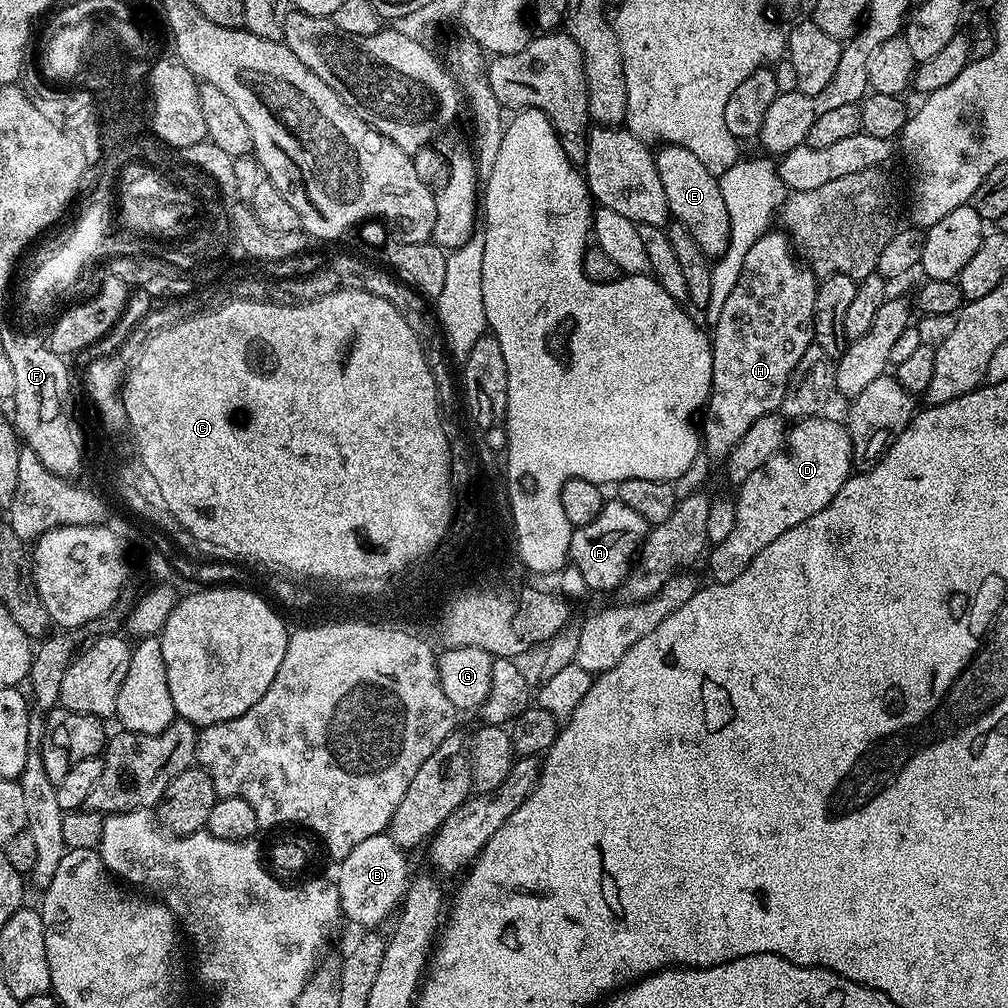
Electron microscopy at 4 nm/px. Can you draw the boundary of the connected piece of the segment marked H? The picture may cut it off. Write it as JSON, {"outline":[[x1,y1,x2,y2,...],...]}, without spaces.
{"outline":[[769,230,758,238,758,242,754,242,754,246,750,246,749,252,746,253,746,262,742,266,742,274,738,274,738,282,734,282,734,290,730,290,730,298,726,298,726,306,722,306,722,314,718,314,718,318,714,321,713,328,716,329,711,329,710,332,712,342,712,392,708,396,706,405,708,417,704,420,704,432,702,428,702,452,709,461,727,461,728,455,734,450,734,446,738,446,739,440,742,439,742,434,746,434,746,430,750,430,750,426,754,426,754,422,758,422,758,418,779,409,782,398,786,394,786,382,790,378,794,366,798,366,798,358,802,358,802,354,806,354,808,347,814,343,814,302,816,301,817,287,818,278,816,274,811,268,802,267,791,240,783,231]]}

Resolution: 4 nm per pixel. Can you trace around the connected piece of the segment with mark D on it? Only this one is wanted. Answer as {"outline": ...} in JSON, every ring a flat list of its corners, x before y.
{"outline":[[819,415,793,423,786,436,786,447,775,456,771,456,761,468,750,474,750,478,746,478,744,484,739,485,740,497,735,497,734,500,736,505,734,530,706,556,708,572,715,583,734,582,734,578,738,578,738,574,742,574,746,566,754,562,756,555,766,546,770,546,774,538,778,538,778,534,786,534,786,530,798,526,798,522,806,522,806,518,818,514,818,510,826,507,834,498,834,494,842,490,849,476,853,475,852,443,848,437,847,427,841,421,839,424,836,420,824,419,823,415]]}

